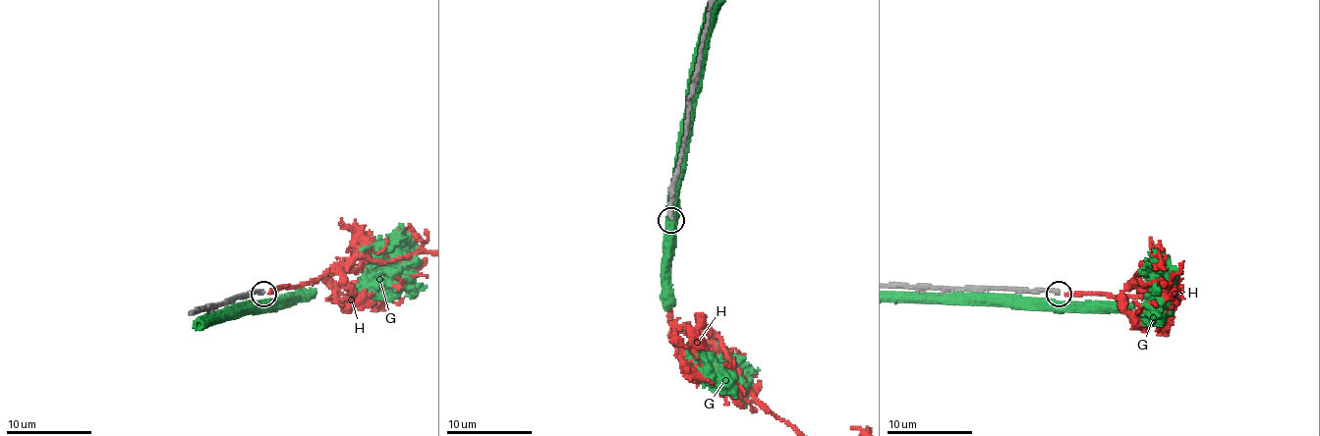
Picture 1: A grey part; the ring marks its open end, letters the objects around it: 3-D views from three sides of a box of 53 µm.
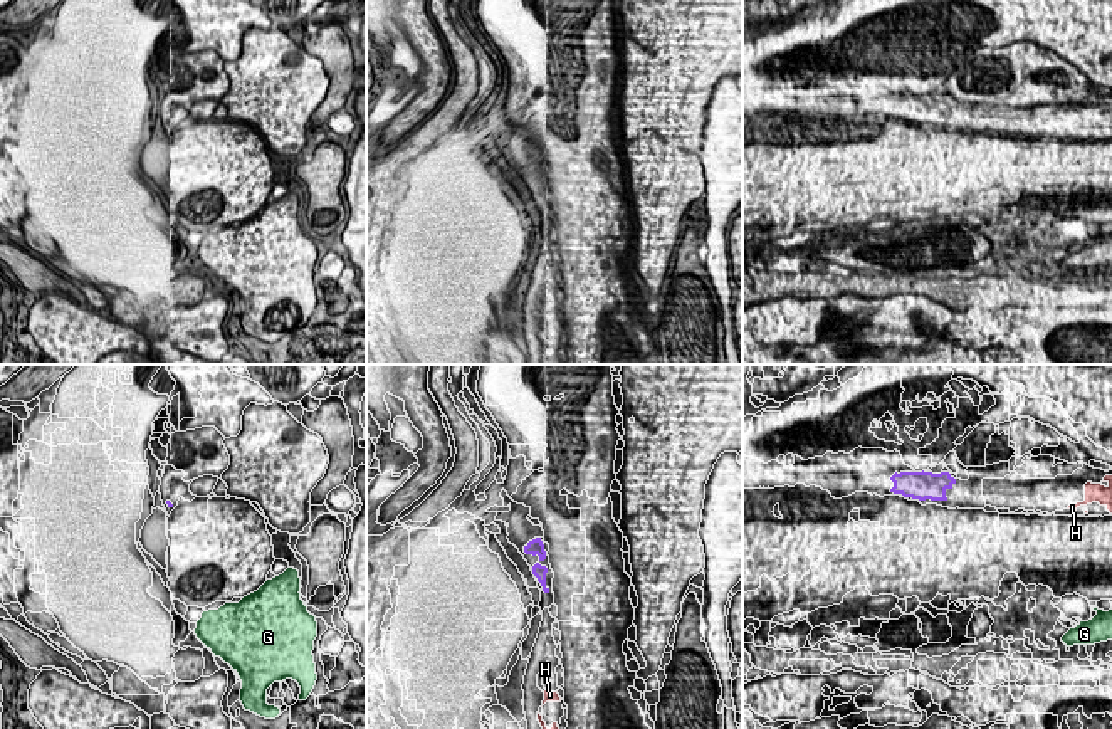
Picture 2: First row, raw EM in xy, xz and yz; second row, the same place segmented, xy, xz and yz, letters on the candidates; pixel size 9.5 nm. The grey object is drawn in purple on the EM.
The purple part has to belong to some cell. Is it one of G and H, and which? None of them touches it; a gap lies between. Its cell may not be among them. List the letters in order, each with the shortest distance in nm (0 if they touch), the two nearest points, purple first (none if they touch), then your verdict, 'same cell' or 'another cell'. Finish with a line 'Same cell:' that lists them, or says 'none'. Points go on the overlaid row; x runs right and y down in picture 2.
G: gap 1700 nm; span yz (946, 499), (1070, 629); another cell
H: gap 950 nm; span xz (545, 592), (545, 691); same cell
Same cell: H

